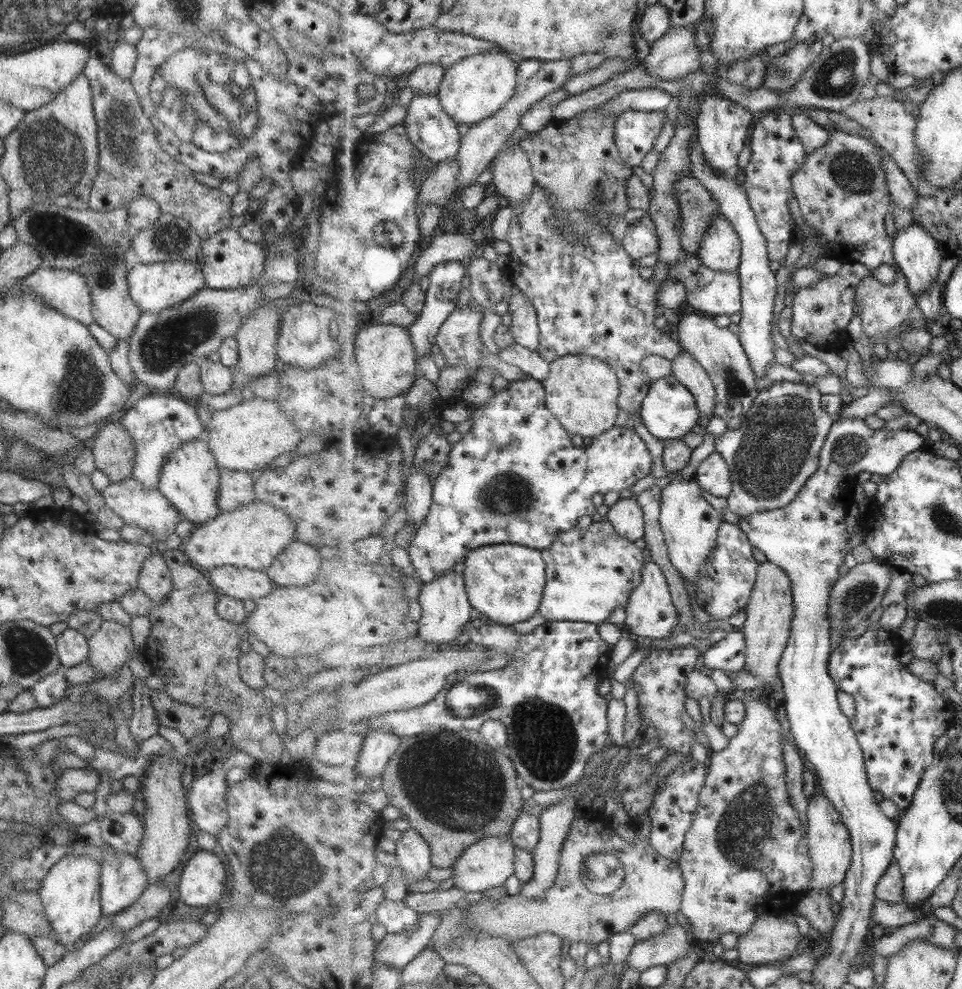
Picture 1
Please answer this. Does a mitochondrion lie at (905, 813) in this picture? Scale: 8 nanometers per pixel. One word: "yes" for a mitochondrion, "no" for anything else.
no

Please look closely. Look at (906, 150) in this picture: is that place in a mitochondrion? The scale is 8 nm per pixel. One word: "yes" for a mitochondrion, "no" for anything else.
no

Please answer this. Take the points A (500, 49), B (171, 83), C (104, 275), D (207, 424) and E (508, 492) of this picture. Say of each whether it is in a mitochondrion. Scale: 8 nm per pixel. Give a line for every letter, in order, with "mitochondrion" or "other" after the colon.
A: other
B: mitochondrion
C: mitochondrion
D: other
E: mitochondrion

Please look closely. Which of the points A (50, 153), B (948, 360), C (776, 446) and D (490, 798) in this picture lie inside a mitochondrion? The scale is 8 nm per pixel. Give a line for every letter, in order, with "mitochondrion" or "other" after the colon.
A: mitochondrion
B: other
C: mitochondrion
D: mitochondrion

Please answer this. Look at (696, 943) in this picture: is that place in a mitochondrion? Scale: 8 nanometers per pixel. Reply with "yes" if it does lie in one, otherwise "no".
no

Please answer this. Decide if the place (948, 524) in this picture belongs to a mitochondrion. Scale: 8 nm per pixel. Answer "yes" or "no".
yes

